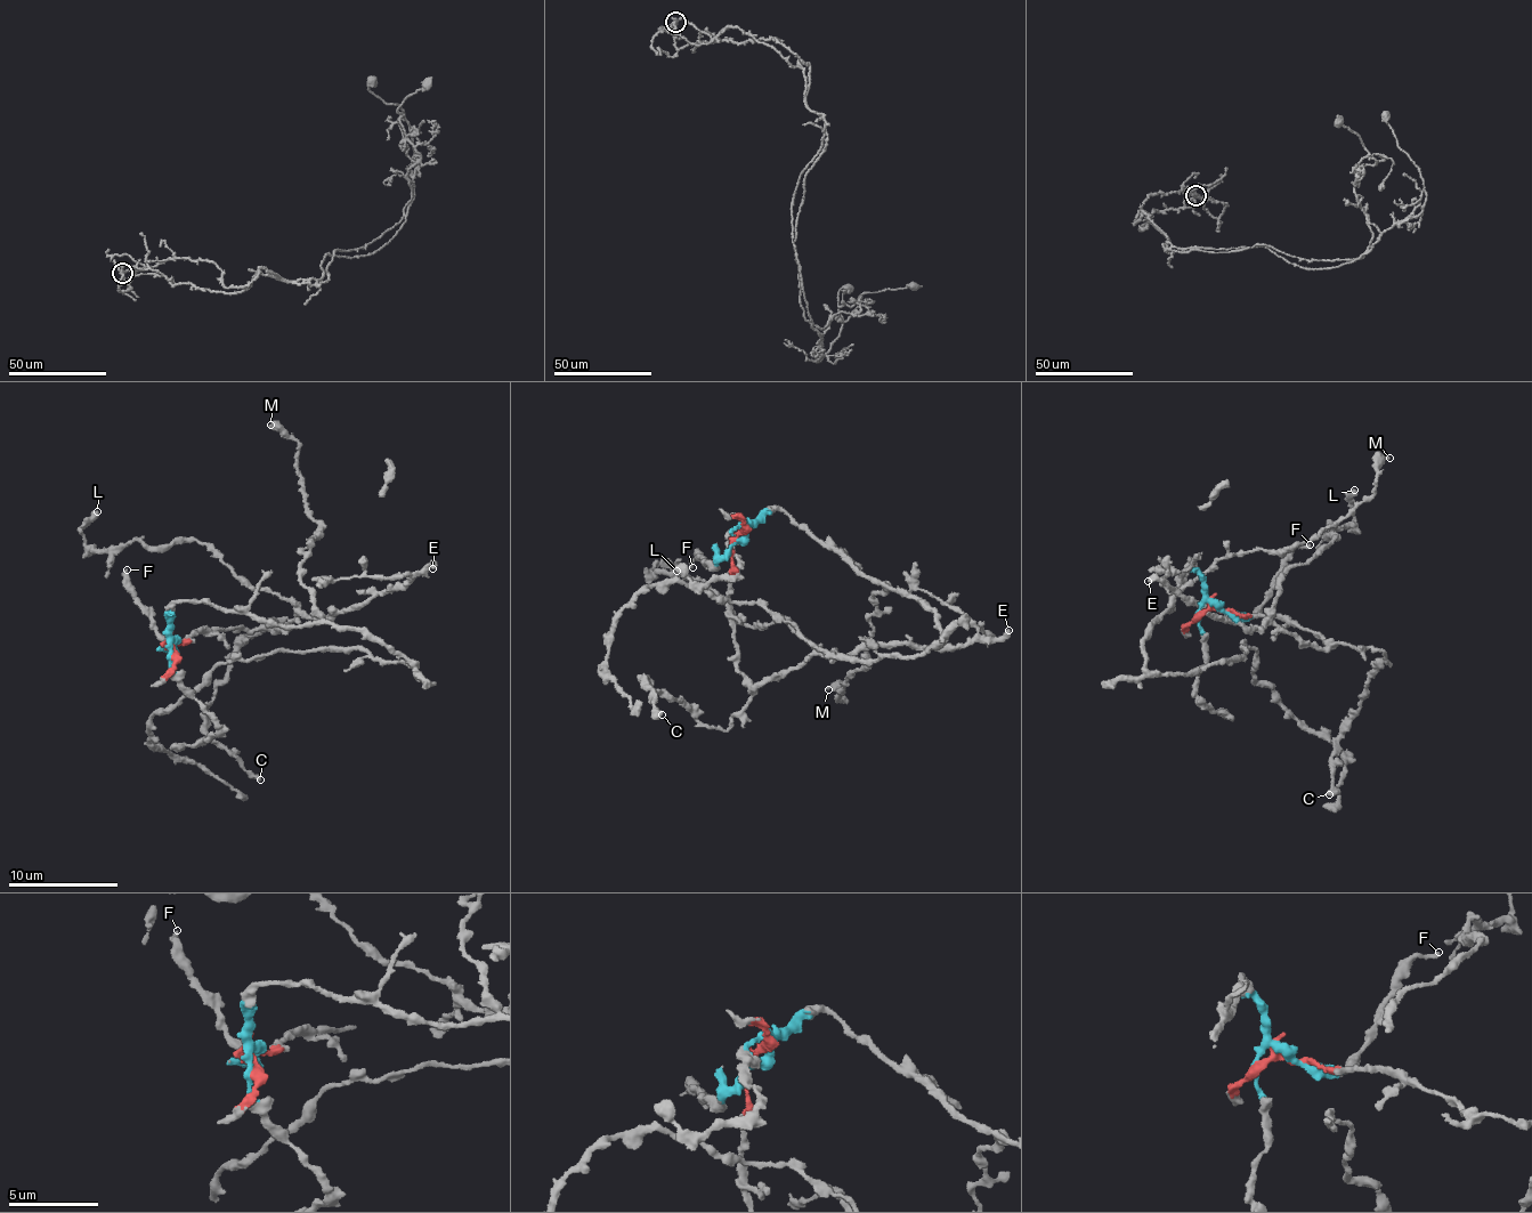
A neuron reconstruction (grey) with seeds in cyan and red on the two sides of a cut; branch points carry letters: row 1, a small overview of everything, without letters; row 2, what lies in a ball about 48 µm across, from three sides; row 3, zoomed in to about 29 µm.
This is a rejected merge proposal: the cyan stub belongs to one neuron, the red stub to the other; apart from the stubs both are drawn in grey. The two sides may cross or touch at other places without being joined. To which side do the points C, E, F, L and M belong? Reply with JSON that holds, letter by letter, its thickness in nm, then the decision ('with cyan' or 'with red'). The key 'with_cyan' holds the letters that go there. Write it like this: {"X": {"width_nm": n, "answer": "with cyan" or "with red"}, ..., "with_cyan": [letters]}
{"C": {"width_nm": 440, "answer": "with red"}, "E": {"width_nm": 420, "answer": "with red"}, "F": {"width_nm": 240, "answer": "with cyan"}, "L": {"width_nm": 440, "answer": "with red"}, "M": {"width_nm": 360, "answer": "with cyan"}, "with_cyan": ["F", "M"]}

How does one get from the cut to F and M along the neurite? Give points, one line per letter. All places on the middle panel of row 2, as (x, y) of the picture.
F: (744, 535), (716, 561), (711, 563), (700, 552), (691, 567)
M: (744, 535), (775, 511), (787, 514), (888, 589), (876, 591), (868, 657), (852, 671), (843, 698), (827, 688)

